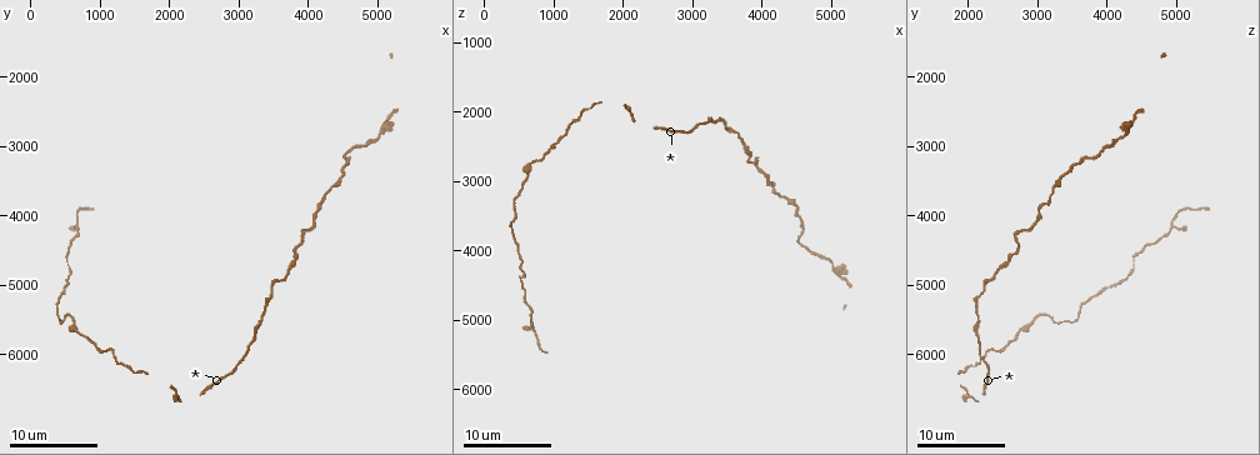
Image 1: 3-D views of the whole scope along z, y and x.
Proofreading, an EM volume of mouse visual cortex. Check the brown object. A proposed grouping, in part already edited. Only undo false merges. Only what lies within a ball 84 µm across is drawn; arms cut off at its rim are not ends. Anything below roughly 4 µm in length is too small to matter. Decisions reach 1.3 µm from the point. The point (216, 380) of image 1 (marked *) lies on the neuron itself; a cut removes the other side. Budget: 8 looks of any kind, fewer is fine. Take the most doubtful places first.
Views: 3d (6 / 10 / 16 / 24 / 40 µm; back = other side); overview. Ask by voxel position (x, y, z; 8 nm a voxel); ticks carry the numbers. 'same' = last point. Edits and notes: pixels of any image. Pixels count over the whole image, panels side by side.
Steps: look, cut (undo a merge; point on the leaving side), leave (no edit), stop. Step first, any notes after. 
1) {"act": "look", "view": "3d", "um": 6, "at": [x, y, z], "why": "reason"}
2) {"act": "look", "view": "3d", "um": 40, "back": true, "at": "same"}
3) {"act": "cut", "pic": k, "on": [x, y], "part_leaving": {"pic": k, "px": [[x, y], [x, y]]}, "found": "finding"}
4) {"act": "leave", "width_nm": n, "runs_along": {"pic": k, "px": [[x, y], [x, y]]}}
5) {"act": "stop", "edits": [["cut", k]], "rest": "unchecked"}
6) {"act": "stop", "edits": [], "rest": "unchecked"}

{"act": "look", "view": "3d", "um": 10, "at": [700, 4150, 4950], "why": "two arms in line, one across"}

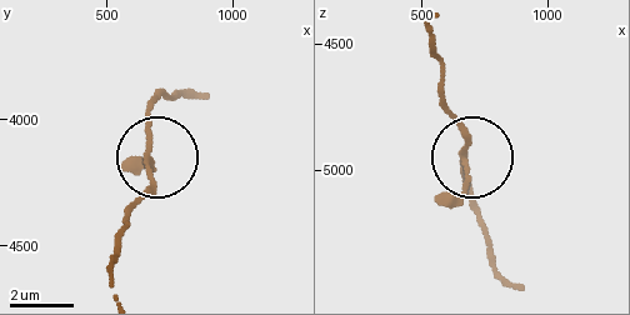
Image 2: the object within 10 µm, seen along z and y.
{"act": "look", "view": "3d", "um": 10, "back": true, "at": [670, 4190, 4930]}

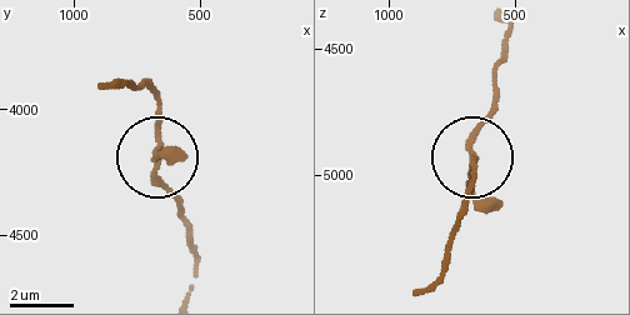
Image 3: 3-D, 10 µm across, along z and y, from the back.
{"act": "leave", "arms": 3, "runs_along": {"pic": 3, "px": [[191, 288], [198, 255], [158, 166], [158, 88]]}, "found": "one neuron here"}

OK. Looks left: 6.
{"act": "look", "view": "3d", "um": 10, "at": [4000, 4200, 2950], "why": "calibre changes"}

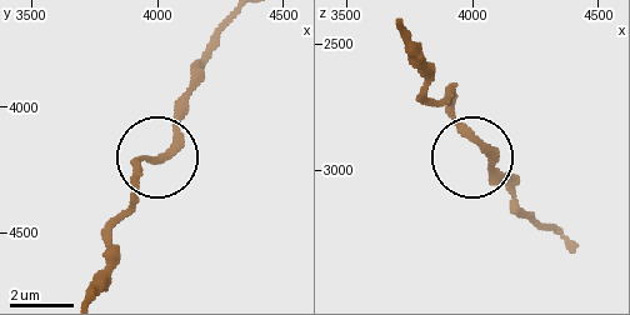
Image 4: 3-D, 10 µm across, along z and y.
{"act": "leave", "found": "all the same neuron"}

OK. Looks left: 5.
{"act": "look", "view": "3d", "um": 16, "at": [600, 5550, 2900], "why": "calibre changes"}

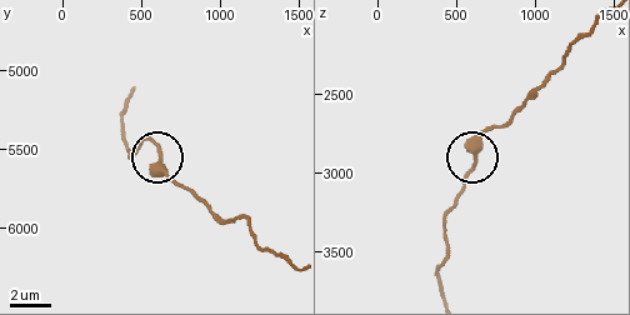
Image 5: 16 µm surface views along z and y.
{"act": "leave", "found": "one neuron here"}

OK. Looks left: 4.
{"act": "look", "view": "3d", "um": 10, "at": [4350, 3600, 3200], "why": "thick turns thin"}

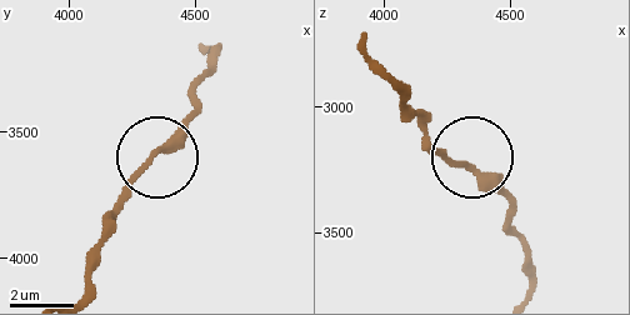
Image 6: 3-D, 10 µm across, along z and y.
{"act": "leave", "runs_along": {"pic": 6, "px": [[391, 86], [415, 111], [424, 135], [510, 205]]}, "found": "all the same neuron"}

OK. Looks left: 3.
{"act": "stop", "edits": [], "rest": "unchecked"}

